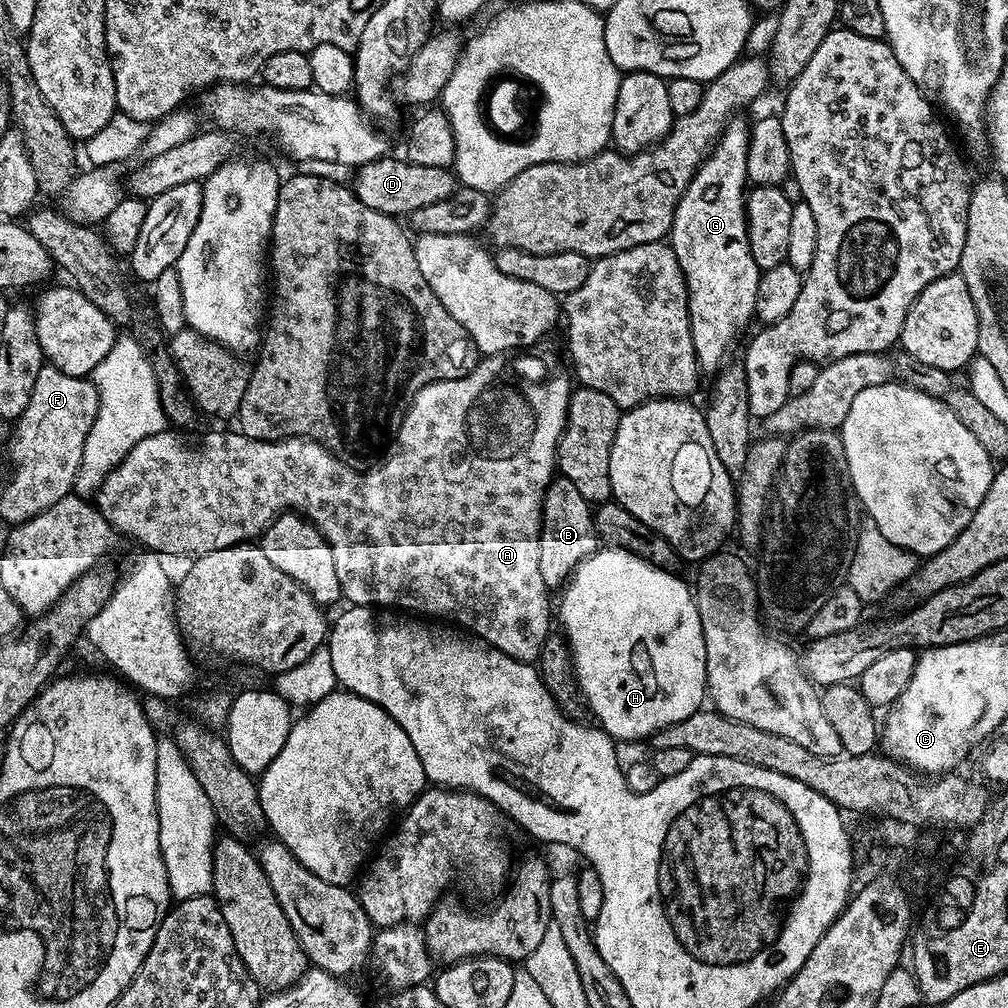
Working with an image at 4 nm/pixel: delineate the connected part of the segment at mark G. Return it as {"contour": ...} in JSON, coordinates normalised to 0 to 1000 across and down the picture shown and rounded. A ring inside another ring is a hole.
{"contour":[[[727,117],[722,120],[718,127],[718,132],[714,138],[709,140],[705,151],[699,155],[698,160],[694,162],[694,167],[687,175],[687,180],[681,185],[681,188],[677,192],[677,196],[671,205],[671,211],[667,217],[667,228],[665,231],[665,244],[669,248],[669,252],[673,256],[673,264],[679,273],[679,279],[683,285],[683,311],[685,312],[685,335],[688,339],[688,351],[690,358],[694,360],[695,370],[709,370],[723,356],[722,348],[726,345],[726,340],[733,335],[738,329],[738,324],[750,313],[750,297],[752,296],[752,280],[754,279],[755,266],[748,260],[748,252],[744,252],[744,240],[742,239],[742,217],[738,211],[738,199],[740,197],[740,188],[743,186],[742,169],[740,167],[740,153],[744,145],[743,120],[734,119],[735,117]]]}

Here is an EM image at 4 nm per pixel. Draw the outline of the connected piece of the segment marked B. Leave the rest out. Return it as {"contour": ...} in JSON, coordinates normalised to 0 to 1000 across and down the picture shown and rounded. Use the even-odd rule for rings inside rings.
{"contour":[[[559,474],[549,475],[547,482],[540,487],[534,538],[534,565],[538,565],[540,582],[545,585],[555,584],[572,562],[592,544],[591,517],[585,498],[573,490],[569,478]]]}

